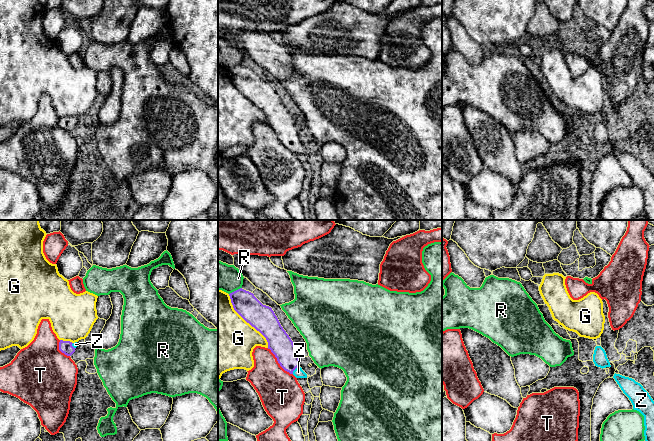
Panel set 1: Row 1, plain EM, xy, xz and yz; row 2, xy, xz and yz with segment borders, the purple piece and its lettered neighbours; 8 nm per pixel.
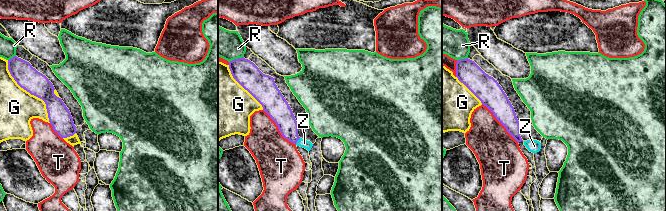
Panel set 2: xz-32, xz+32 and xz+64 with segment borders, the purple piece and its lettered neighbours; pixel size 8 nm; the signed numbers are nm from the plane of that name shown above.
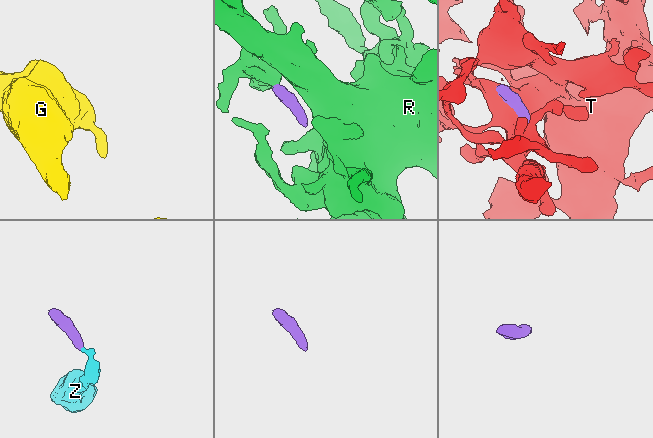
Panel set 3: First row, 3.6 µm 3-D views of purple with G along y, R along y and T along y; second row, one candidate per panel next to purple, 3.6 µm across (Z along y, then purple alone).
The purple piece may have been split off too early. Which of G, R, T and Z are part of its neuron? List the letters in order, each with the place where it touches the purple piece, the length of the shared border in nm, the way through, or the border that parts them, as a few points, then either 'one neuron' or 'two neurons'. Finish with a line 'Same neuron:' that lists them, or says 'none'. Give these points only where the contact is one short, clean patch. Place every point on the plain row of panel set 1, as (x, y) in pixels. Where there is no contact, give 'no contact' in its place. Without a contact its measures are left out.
G: xz (247, 98) | 550 nm | two neurons
R: xz (236, 66) | 120 nm | along xz (241, 63), (229, 70) | two neurons
T: xz (278, 138) | 300 nm | two neurons
Z: xz (294, 145) | 80 nm | across xz (279, 118), (294, 145), (298, 148) | one neuron
Same neuron: Z

